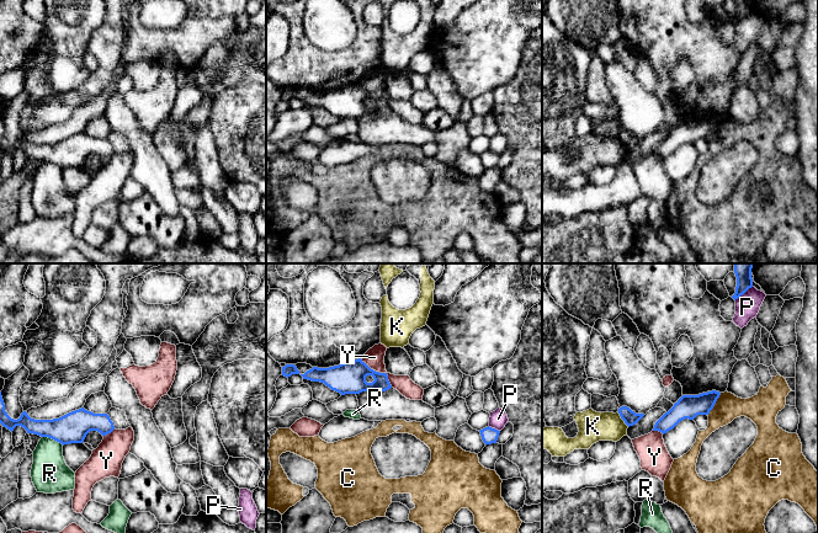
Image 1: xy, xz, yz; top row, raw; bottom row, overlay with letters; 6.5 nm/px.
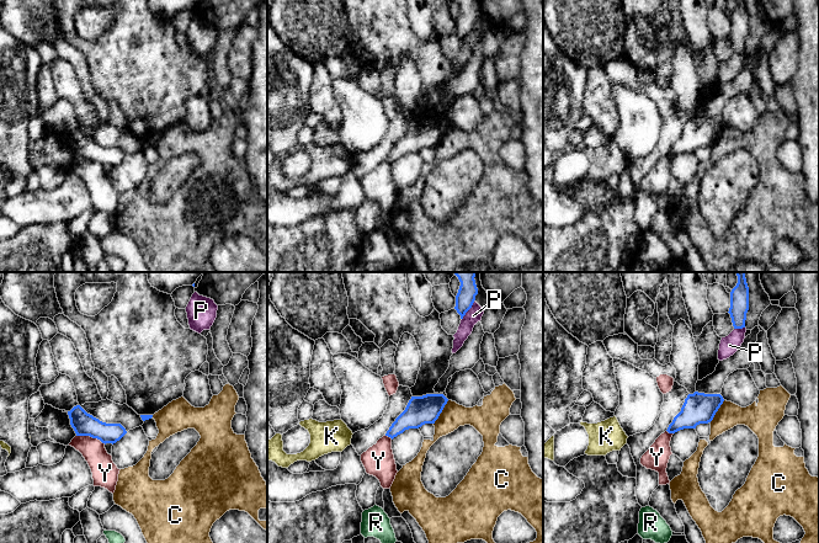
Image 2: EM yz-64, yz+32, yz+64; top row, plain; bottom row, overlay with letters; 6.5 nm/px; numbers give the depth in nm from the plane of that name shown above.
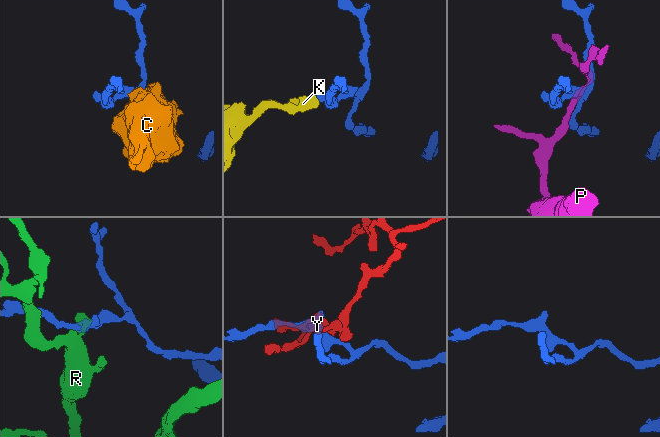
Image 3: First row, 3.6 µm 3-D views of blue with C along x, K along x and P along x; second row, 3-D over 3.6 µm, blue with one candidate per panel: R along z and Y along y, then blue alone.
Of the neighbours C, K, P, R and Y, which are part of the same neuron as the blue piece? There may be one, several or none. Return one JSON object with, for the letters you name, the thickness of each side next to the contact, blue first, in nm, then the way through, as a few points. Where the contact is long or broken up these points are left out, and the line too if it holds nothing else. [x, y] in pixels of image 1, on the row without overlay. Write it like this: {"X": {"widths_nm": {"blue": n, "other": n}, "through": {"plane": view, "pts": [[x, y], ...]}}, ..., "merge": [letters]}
{"merge": []}

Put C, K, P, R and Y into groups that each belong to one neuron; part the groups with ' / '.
C / K / P / R / Y

